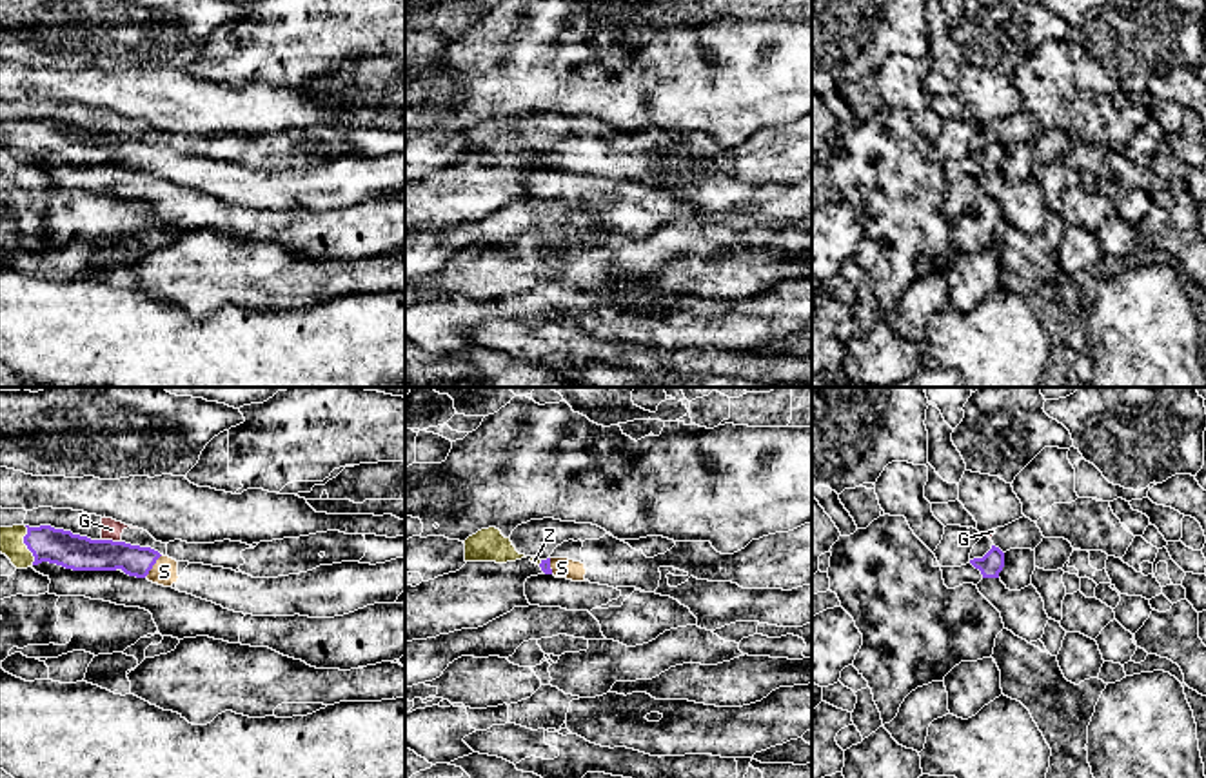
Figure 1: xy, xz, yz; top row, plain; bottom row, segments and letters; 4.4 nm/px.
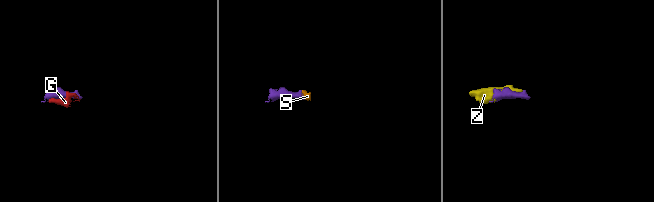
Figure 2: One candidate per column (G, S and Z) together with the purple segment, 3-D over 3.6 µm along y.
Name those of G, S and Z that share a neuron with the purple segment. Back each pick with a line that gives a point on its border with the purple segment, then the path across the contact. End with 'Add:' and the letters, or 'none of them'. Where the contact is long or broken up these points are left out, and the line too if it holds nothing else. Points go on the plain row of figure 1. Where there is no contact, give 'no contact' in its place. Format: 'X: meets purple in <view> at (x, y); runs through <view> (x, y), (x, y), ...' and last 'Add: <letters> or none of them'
S: meets purple in xy at (153, 157); runs through xy (98, 148), (122, 148), (153, 157), (164, 164)
Z: meets purple in xy at (26, 137)
Add: S, Z

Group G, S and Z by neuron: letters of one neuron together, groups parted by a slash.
G / S Z

